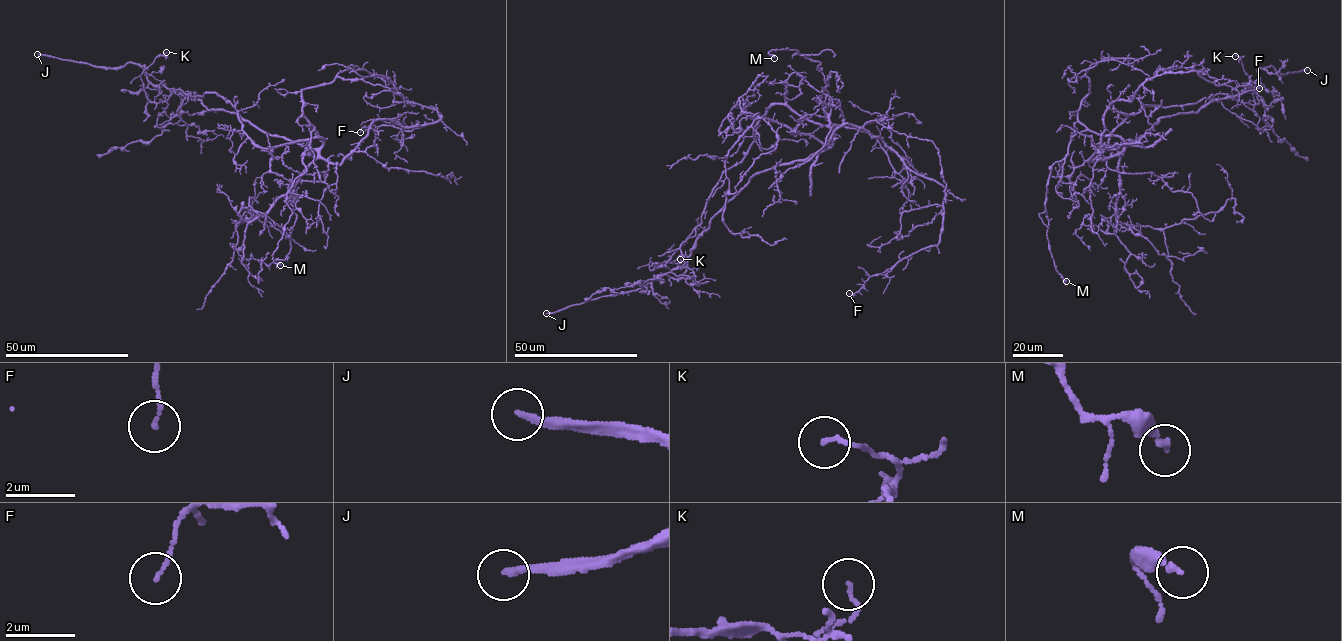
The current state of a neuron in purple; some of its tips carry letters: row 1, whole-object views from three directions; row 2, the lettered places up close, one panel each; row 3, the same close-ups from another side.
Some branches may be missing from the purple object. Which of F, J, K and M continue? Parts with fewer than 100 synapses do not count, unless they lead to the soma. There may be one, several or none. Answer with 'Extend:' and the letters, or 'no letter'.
Extend: J

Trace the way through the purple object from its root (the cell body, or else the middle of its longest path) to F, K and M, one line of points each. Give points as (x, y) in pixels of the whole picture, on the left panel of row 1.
F: (321, 146), (319, 155), (338, 165), (376, 120), (413, 127), (443, 117), (411, 131), (387, 125), (360, 132)
K: (321, 146), (316, 137), (258, 147), (215, 93), (179, 89), (150, 102), (140, 76), (166, 52)
M: (321, 146), (313, 126), (302, 159), (306, 171), (287, 194), (292, 214), (272, 255), (280, 265)

